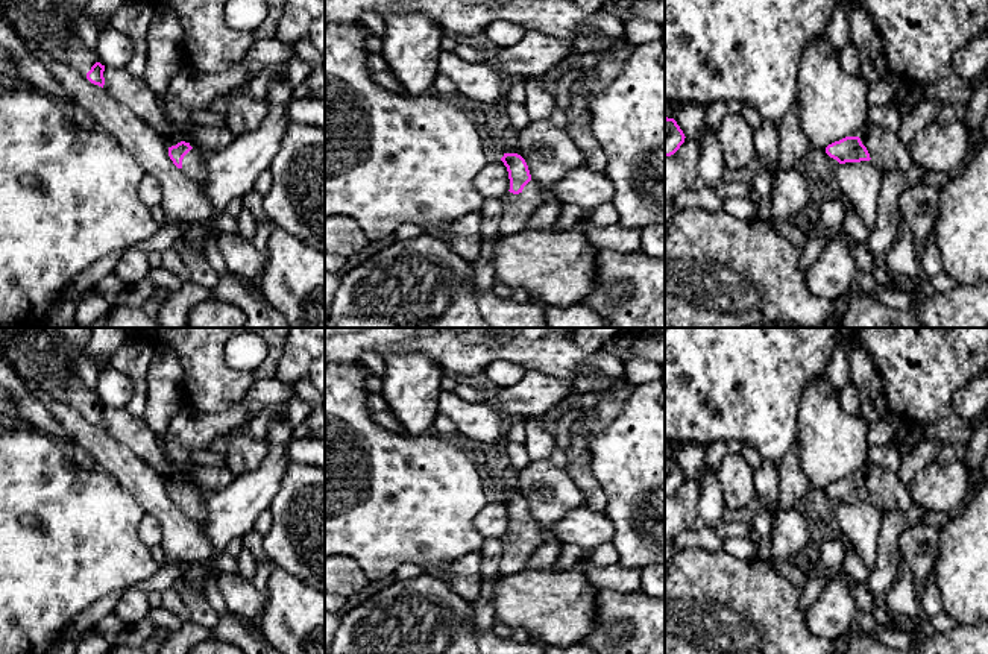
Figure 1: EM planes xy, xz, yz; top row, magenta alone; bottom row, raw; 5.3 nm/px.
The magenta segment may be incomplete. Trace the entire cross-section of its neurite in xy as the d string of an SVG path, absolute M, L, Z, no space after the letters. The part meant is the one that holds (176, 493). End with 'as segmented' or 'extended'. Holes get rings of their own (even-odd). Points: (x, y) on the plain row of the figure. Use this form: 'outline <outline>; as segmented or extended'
outline M0 328L0 349L20 378L105 428L114 440L165 478L170 499L187 517L196 524L205 522L206 499L175 470L162 451L159 432L124 407L102 405L96 388L82 384L76 370L83 349L52 328Z; extended

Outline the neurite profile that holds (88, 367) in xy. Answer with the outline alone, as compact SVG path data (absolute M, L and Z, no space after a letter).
M83 352L77 363L76 372L85 387L96 388L96 382L100 373L100 360Z

